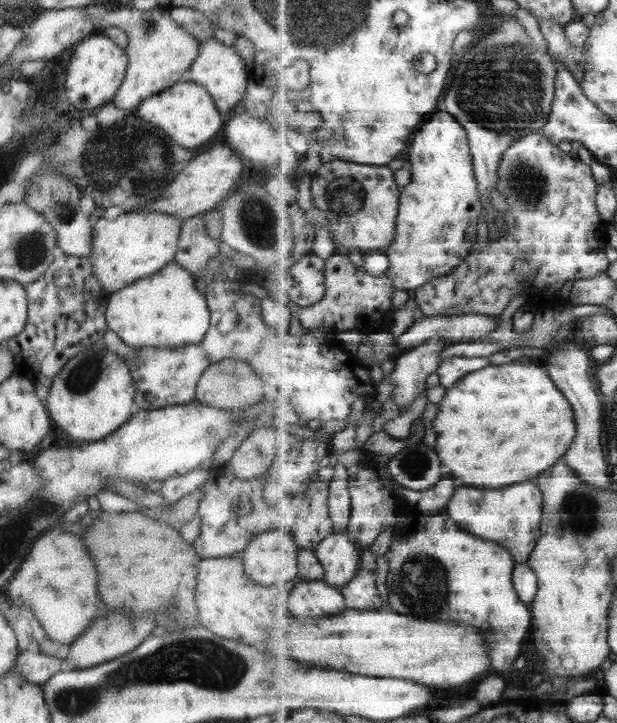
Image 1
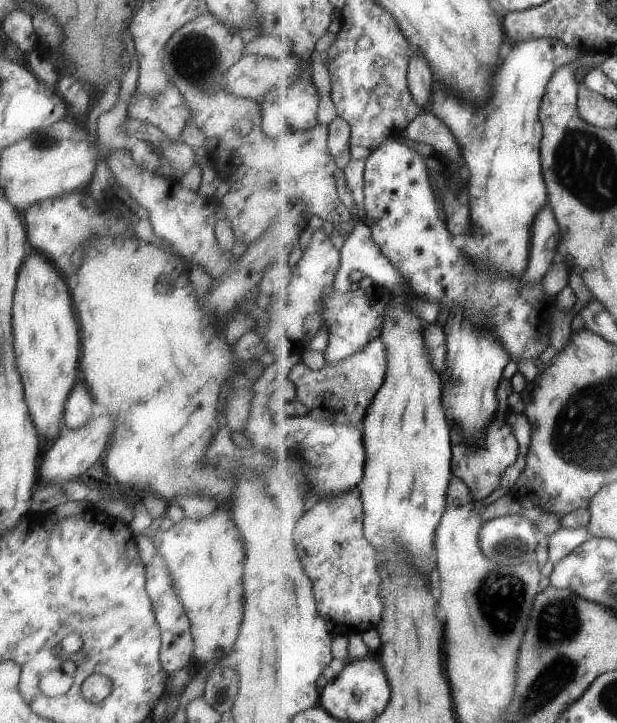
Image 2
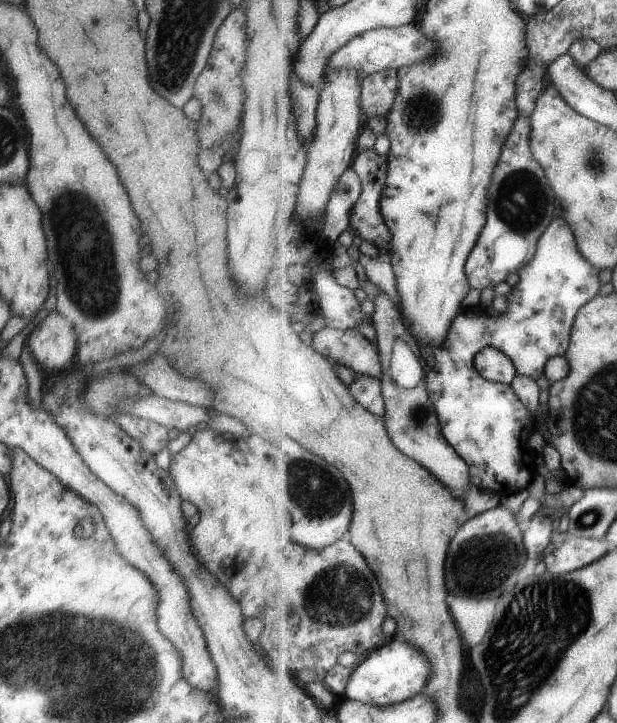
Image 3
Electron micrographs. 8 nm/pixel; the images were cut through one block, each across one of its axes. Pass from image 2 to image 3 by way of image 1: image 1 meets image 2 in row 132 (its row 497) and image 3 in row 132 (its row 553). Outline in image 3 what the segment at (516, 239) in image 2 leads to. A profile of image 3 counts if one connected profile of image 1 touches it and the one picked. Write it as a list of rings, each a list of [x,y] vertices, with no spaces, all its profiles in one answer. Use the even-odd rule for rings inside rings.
[[[518,110],[518,118],[514,124],[509,140],[504,143],[501,152],[501,164],[497,164],[497,176],[493,176],[493,188],[489,188],[488,224],[479,236],[476,248],[471,252],[467,262],[467,275],[470,286],[477,291],[485,290],[487,286],[495,288],[502,281],[512,281],[519,272],[530,264],[536,256],[539,240],[547,228],[557,218],[556,192],[546,175],[545,168],[535,157],[532,148],[532,116],[524,115]]]

